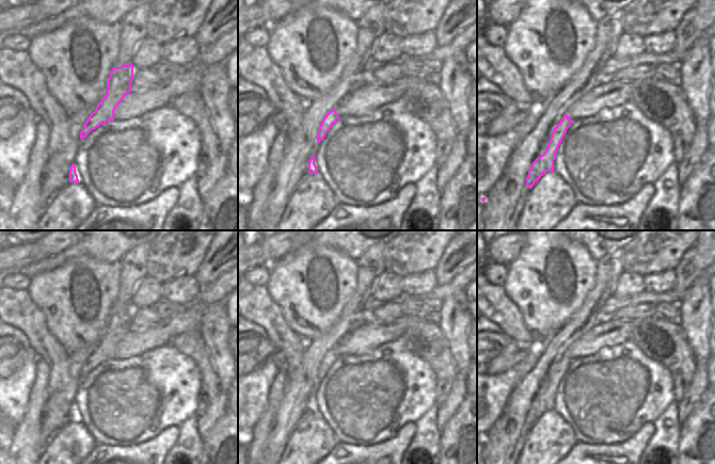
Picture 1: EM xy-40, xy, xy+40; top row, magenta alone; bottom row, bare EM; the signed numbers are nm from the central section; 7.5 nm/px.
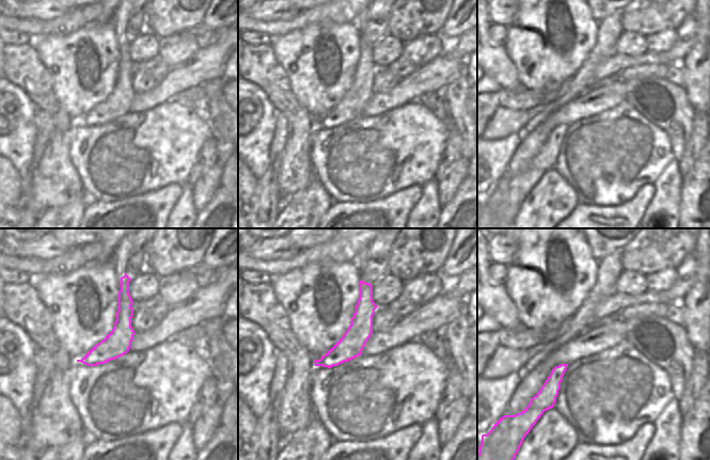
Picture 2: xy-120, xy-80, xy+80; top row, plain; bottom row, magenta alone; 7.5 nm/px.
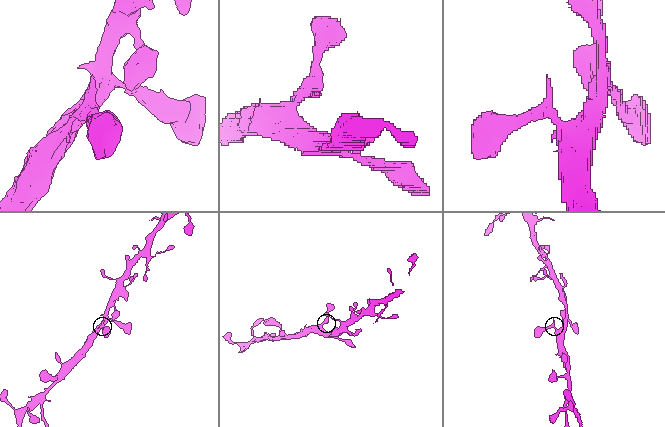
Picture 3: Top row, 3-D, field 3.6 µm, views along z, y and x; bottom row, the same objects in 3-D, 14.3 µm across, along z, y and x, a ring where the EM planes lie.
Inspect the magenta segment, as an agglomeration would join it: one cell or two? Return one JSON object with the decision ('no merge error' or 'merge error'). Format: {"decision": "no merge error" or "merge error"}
{"decision": "merge error"}

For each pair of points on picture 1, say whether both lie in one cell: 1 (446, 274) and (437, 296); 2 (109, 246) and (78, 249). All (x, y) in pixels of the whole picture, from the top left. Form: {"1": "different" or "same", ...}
{"1": "different", "2": "same"}

